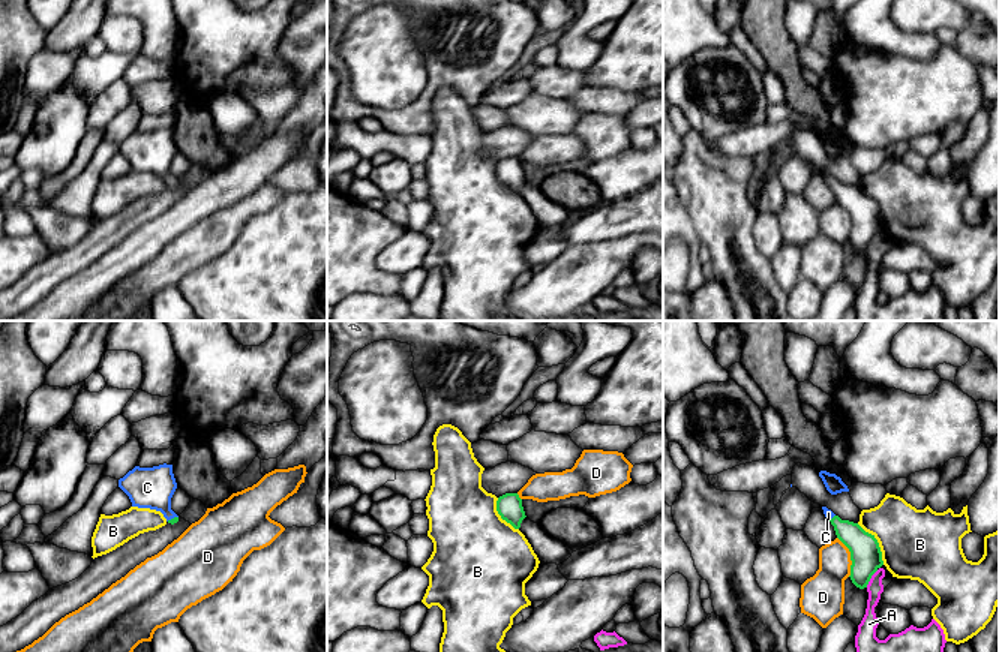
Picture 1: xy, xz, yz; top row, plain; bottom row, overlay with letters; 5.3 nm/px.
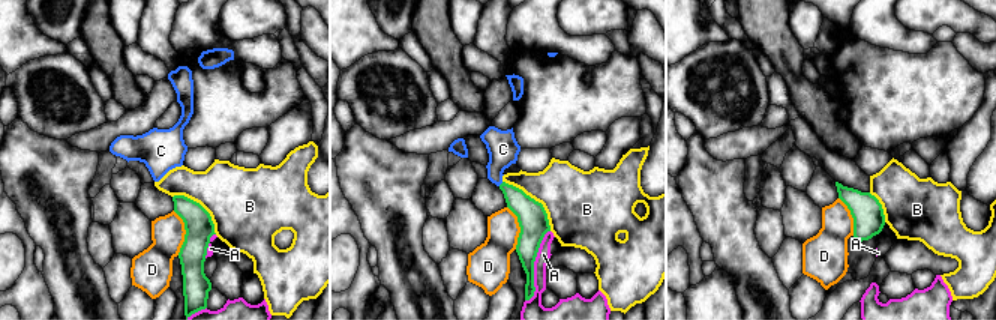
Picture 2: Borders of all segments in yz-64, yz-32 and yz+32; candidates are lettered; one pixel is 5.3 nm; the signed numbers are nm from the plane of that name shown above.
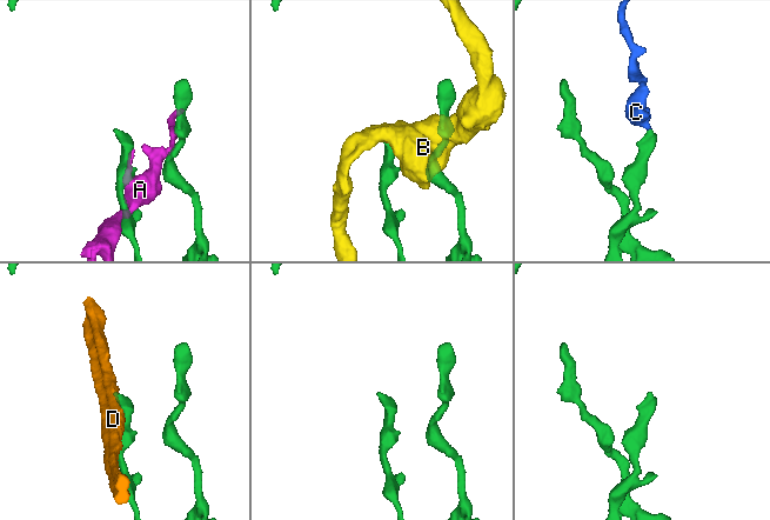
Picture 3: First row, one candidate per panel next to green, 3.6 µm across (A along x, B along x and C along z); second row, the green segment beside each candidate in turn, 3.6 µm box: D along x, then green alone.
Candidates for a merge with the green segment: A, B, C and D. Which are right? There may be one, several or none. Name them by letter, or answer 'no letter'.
C

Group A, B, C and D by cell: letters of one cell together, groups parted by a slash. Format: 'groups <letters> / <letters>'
groups A / B / C / D

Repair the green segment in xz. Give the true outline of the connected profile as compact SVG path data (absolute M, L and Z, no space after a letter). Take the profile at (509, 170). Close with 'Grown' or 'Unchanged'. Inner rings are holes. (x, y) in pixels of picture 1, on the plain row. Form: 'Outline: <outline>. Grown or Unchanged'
Outline: M506 157L496 165L496 175L502 184L510 187L514 193L520 192L522 184L526 181L522 163L518 157Z. Unchanged

